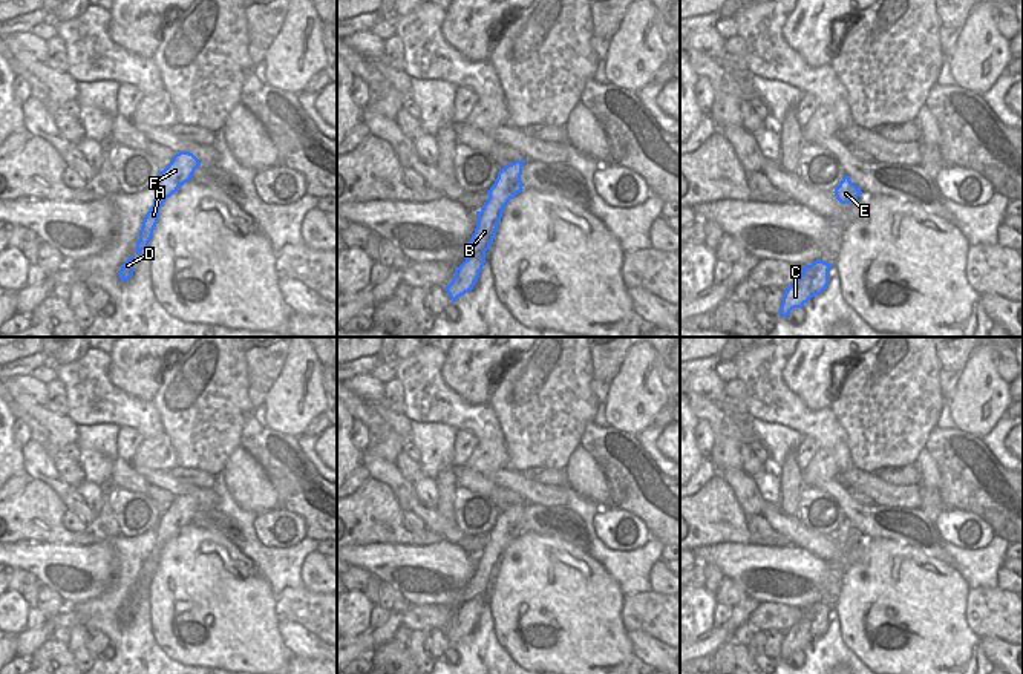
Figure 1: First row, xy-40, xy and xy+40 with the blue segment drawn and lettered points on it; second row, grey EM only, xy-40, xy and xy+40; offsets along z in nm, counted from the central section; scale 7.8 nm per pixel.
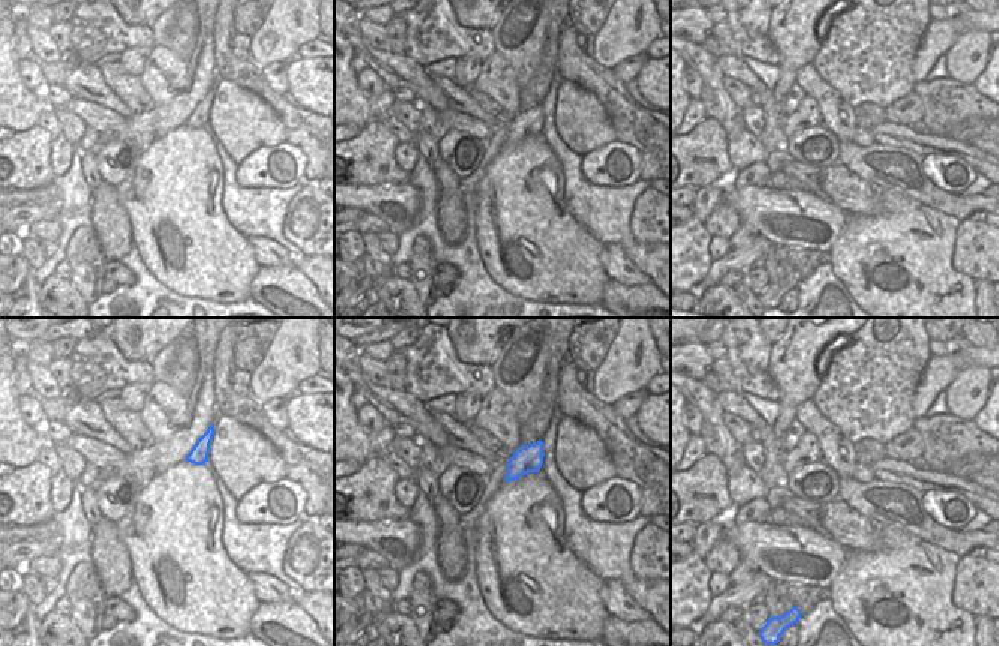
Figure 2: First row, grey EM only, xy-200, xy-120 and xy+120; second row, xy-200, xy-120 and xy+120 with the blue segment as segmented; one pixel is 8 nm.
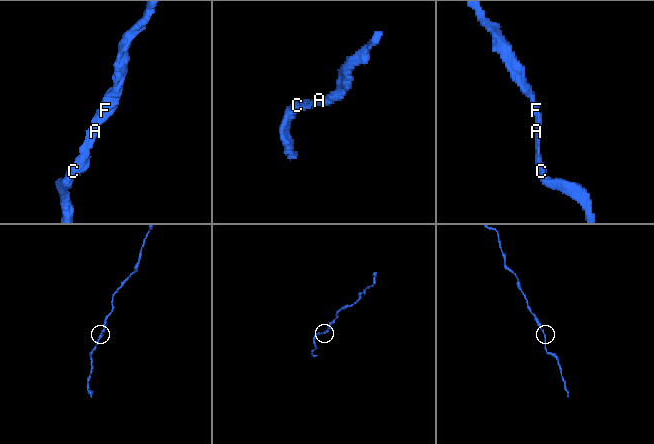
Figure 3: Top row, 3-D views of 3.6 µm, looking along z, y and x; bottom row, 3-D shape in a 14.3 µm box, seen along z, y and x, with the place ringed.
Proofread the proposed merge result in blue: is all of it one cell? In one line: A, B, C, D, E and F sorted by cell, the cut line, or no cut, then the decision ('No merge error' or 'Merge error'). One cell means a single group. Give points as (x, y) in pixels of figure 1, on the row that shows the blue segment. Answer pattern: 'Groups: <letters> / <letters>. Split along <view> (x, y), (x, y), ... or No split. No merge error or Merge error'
Groups: A B C D E F. No split. No merge error.

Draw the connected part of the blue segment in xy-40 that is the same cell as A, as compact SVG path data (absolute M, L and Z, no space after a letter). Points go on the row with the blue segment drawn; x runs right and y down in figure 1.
M179 152L173 156L172 162L158 175L155 182L155 199L152 208L147 211L142 227L139 230L139 239L136 242L136 254L149 248L149 242L153 236L153 230L158 224L159 210L165 199L178 191L185 182L188 182L194 170L201 165L199 159L190 152Z

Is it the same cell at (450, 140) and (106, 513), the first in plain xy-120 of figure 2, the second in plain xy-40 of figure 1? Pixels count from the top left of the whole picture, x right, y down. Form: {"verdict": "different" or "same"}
{"verdict": "different"}

